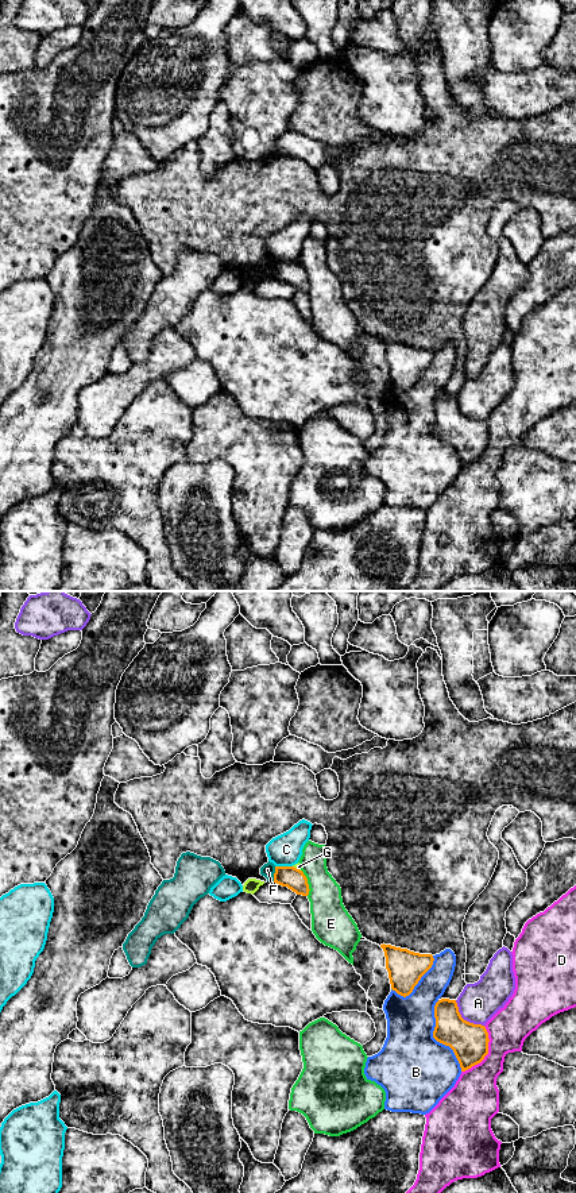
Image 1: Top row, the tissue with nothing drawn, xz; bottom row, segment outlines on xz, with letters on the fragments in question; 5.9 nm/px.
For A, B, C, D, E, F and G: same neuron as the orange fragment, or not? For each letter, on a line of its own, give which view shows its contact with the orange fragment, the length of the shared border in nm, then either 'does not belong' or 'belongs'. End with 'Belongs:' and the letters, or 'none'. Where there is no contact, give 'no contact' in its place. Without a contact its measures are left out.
A: xz | 240 nm | does not belong
B: xz | 440 nm | does not belong
C: xz | 100 nm | does not belong
D: xz | 320 nm | does not belong
E: xz | 170 nm | does not belong
F: xz | 90 nm | does not belong
G: xz | 60 nm | does not belong
Belongs: none

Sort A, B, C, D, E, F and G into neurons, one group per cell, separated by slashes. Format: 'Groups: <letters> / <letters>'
Groups: A / B / C / D / E / F / G

